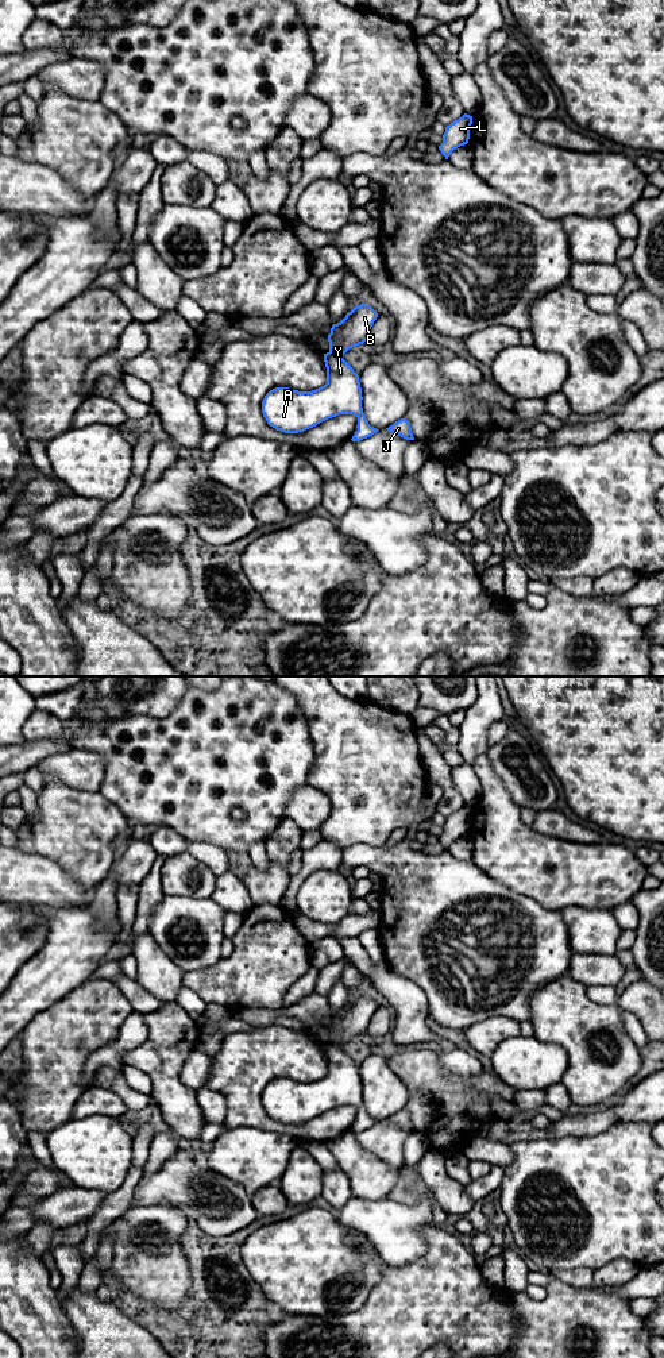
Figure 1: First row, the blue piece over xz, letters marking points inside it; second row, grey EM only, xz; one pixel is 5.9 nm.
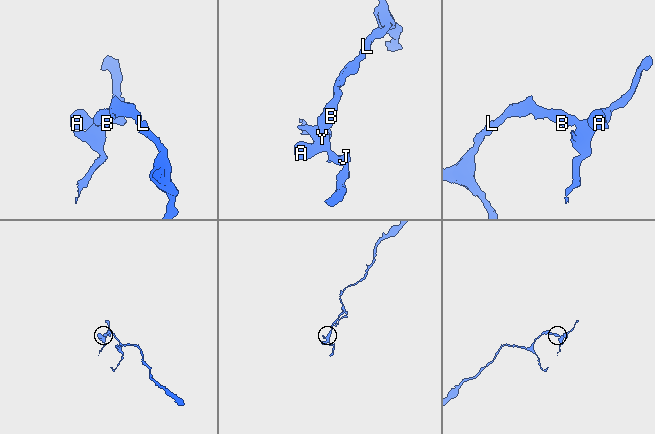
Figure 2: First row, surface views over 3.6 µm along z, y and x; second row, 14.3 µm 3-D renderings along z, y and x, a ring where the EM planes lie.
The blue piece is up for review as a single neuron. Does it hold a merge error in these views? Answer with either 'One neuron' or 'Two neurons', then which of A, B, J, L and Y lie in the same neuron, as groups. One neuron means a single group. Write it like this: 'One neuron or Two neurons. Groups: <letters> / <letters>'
Two neurons. Groups: A J Y / B L

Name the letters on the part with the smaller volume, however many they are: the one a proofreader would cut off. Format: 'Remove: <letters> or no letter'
Remove: A, J, Y

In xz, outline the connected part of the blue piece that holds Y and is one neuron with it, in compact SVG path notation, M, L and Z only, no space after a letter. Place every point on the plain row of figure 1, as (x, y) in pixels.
M332 1043L324 1045L327 1075L312 1083L289 1079L270 1081L262 1092L262 1104L267 1115L285 1124L298 1124L339 1106L358 1108L358 1122L352 1133L360 1133L377 1124L362 1099L359 1066L343 1050Z

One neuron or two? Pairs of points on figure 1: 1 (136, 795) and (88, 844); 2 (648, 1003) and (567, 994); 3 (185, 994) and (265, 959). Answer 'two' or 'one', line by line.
1: two
2: two
3: two

